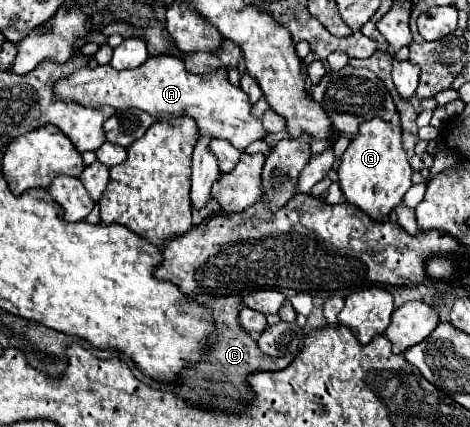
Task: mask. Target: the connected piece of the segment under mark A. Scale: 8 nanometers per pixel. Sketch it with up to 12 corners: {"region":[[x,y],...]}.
{"region":[[178,56],[80,68],[62,100],[190,116],[240,152],[264,140],[248,94]]}

